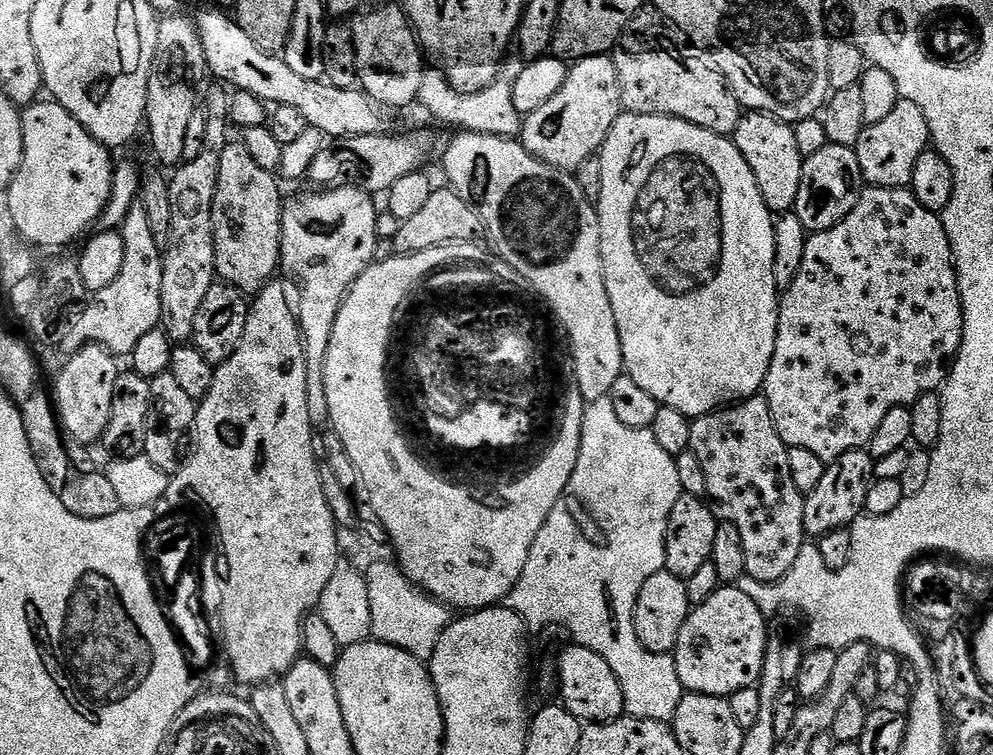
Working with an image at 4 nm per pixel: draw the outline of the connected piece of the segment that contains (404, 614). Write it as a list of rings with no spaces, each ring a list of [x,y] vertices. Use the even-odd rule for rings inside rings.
[[[376,560],[363,575],[370,602],[371,639],[398,646],[398,650],[406,650],[406,654],[419,660],[431,661],[438,638],[450,623],[448,605],[417,588],[395,562],[387,564],[384,560]]]

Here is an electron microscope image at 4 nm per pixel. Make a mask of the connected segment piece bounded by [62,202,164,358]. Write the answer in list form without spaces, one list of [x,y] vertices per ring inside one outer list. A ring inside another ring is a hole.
[[[139,202],[135,203],[123,224],[118,229],[123,245],[126,246],[126,258],[122,261],[122,270],[106,290],[98,290],[85,303],[82,314],[72,324],[68,336],[62,345],[65,353],[71,354],[86,344],[101,344],[107,352],[117,358],[131,357],[134,346],[138,346],[139,340],[150,330],[160,327],[160,315],[162,314],[162,266],[164,265],[164,253],[162,246],[154,242],[154,233],[150,230],[150,221],[146,218],[146,210]]]

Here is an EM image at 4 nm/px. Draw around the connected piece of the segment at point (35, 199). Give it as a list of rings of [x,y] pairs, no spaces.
[[[37,102],[23,109],[24,157],[22,166],[18,166],[18,174],[14,182],[7,190],[6,199],[8,199],[8,212],[12,215],[13,226],[21,232],[19,235],[29,245],[37,244],[40,248],[60,248],[71,240],[79,241],[89,231],[87,228],[99,221],[111,198],[114,156],[103,144],[99,144],[80,125],[78,118],[69,114],[61,104],[47,103]]]

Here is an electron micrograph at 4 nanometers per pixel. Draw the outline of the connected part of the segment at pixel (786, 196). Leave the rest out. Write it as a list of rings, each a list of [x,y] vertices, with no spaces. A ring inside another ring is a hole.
[[[748,110],[740,117],[734,139],[742,158],[746,158],[746,166],[754,170],[754,182],[758,182],[758,190],[762,190],[762,202],[766,202],[774,214],[793,211],[806,159],[798,150],[793,125],[768,112]]]

